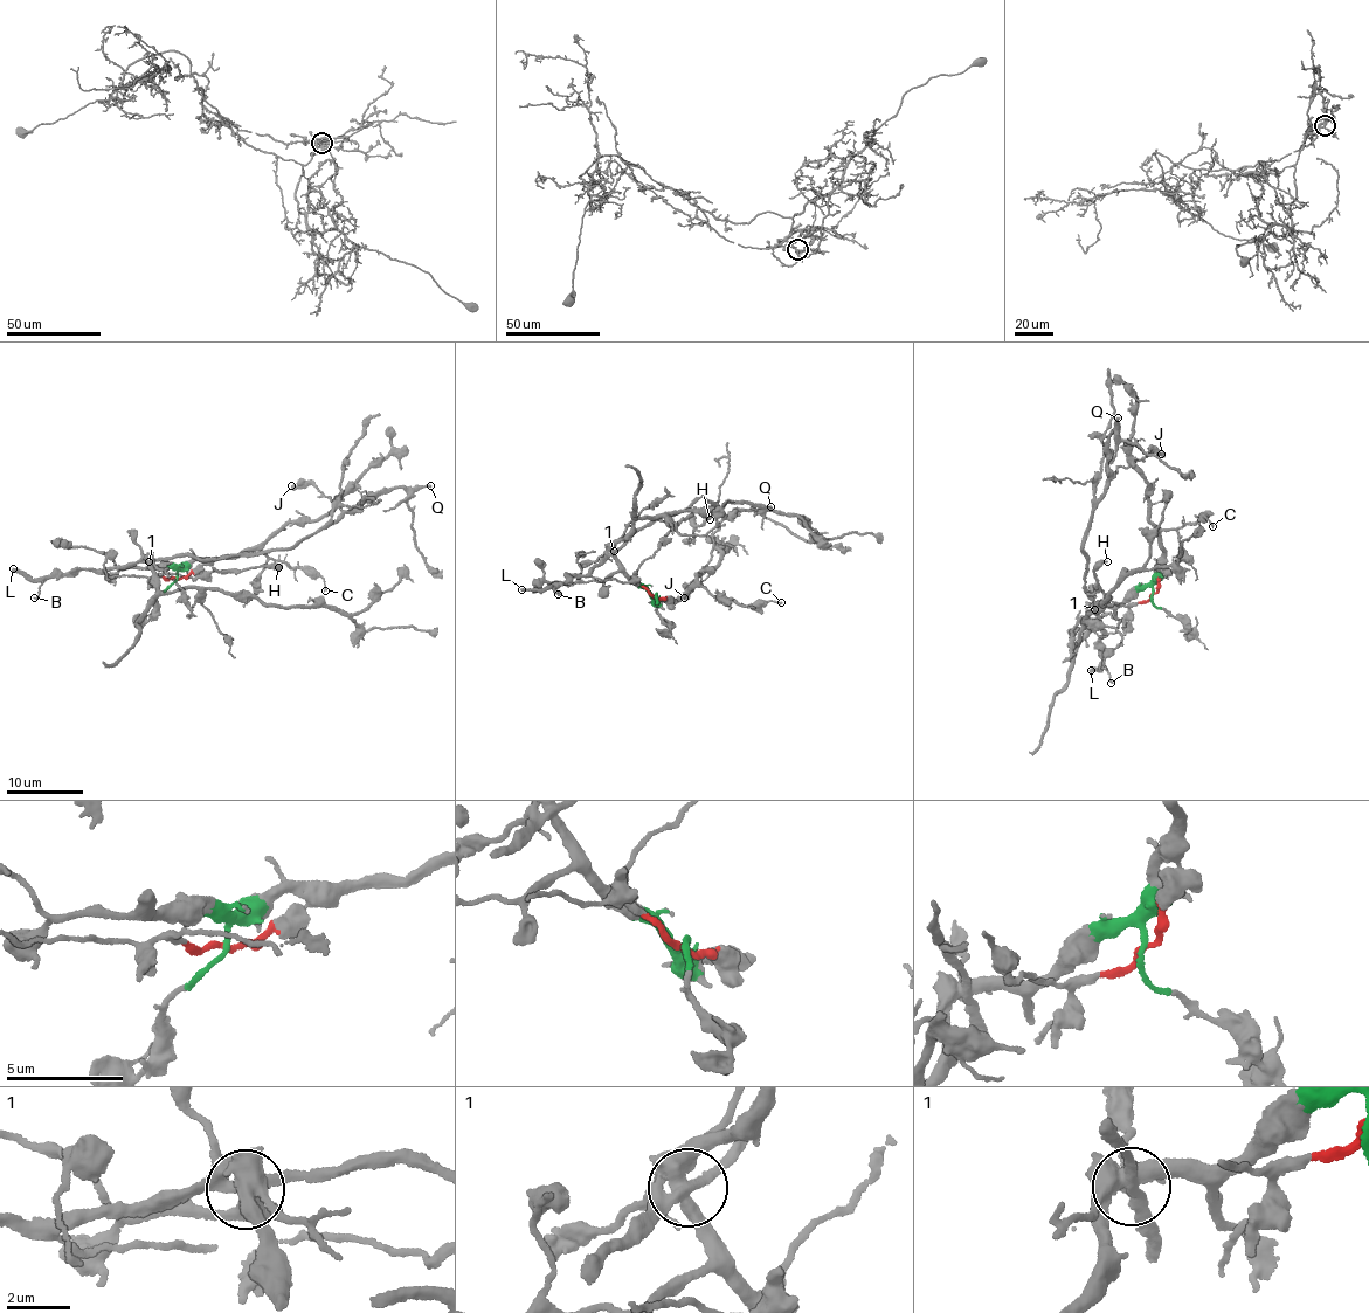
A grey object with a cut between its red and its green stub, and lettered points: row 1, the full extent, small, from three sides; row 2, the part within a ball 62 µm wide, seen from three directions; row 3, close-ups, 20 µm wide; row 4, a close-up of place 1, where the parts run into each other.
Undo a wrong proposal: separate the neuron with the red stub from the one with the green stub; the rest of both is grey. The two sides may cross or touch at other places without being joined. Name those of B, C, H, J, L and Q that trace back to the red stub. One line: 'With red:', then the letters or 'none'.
With red: B, H, J, L, Q

